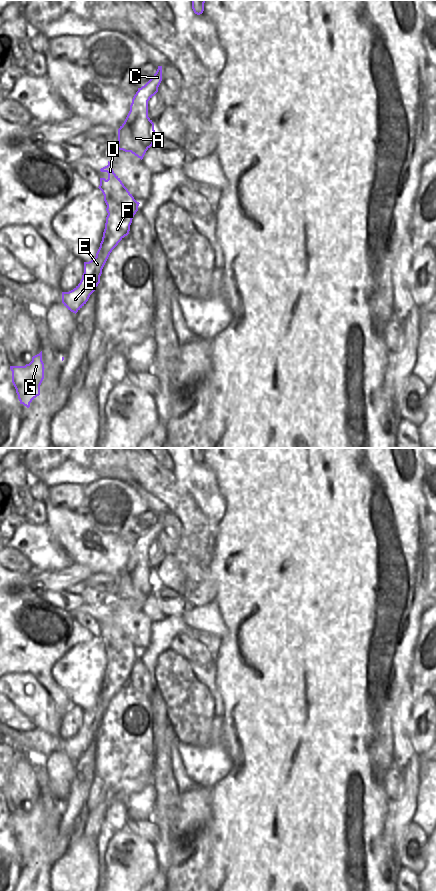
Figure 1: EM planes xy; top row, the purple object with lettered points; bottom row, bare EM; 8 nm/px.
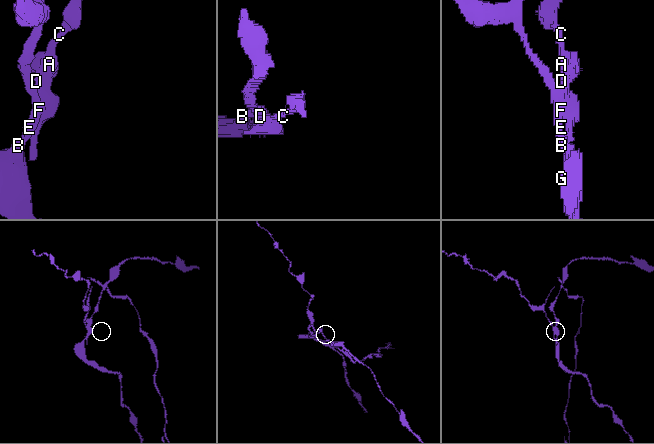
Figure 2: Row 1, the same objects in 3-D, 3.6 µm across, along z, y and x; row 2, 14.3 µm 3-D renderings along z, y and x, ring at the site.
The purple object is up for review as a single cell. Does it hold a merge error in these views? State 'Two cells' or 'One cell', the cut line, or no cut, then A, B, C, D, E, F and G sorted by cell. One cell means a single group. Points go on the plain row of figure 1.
Two cells. Split along xy (125, 635), (120, 641), (112, 641), (106, 652). Groups: A C F / B D E G

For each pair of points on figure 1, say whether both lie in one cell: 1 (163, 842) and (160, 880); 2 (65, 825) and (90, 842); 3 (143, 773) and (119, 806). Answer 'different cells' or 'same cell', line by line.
1: same cell
2: different cells
3: different cells

